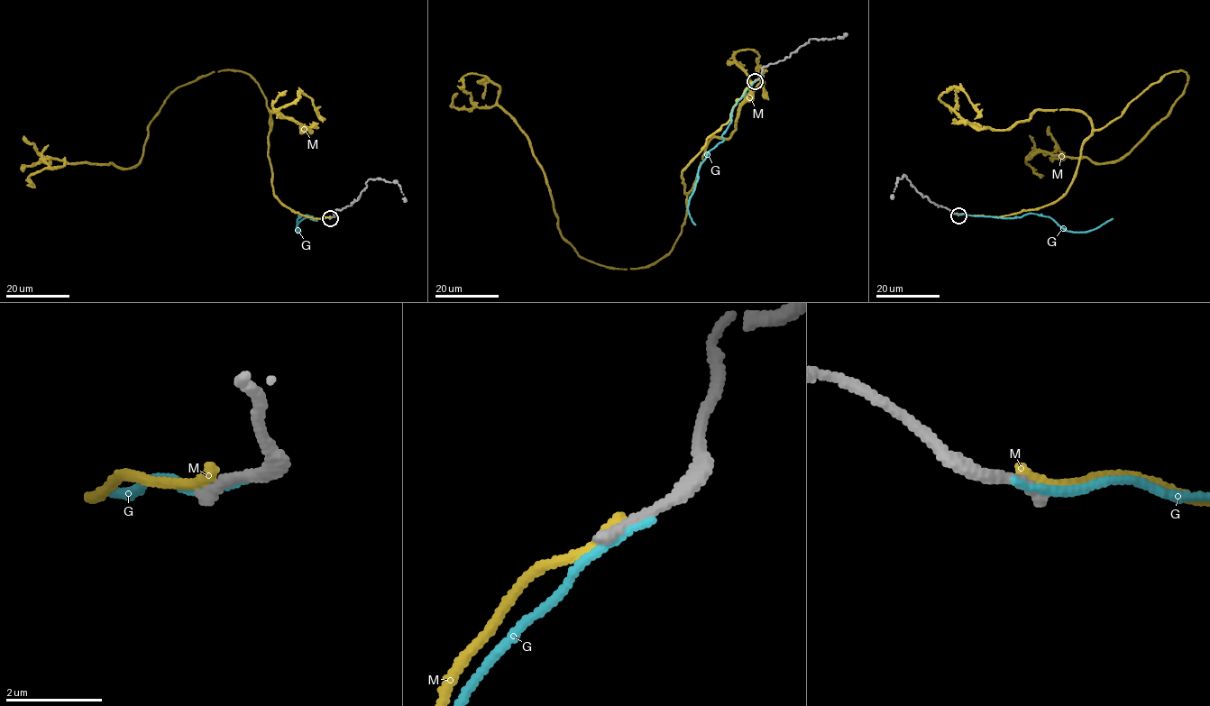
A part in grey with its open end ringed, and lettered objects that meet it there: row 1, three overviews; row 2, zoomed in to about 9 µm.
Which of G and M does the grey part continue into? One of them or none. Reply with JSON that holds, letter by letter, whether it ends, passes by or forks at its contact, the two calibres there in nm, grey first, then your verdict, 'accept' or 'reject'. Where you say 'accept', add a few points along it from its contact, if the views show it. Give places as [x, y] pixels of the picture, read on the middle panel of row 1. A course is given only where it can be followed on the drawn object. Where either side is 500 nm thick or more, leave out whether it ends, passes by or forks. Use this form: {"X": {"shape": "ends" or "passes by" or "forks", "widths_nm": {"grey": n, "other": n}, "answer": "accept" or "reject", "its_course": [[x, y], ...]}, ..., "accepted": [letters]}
{"G": {"shape": "ends", "widths_nm": {"grey": 300, "other": 190}, "answer": "reject"}, "M": {"shape": "ends", "widths_nm": {"grey": 280, "other": 280}, "answer": "reject"}, "accepted": []}

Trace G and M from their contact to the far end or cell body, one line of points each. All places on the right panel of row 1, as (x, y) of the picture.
G: (957, 214), (1004, 217), (1036, 213), (1073, 232), (1089, 232), (1113, 218)
M: (957, 214), (1056, 201), (1094, 131), (1187, 72), (1128, 152), (1103, 163), (1038, 151), (1025, 159), (1040, 175)

